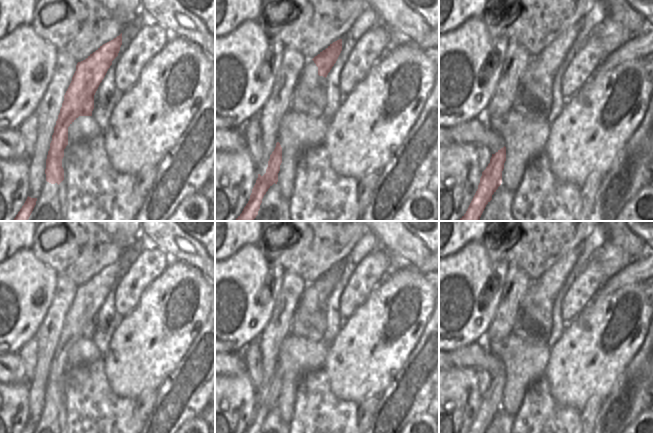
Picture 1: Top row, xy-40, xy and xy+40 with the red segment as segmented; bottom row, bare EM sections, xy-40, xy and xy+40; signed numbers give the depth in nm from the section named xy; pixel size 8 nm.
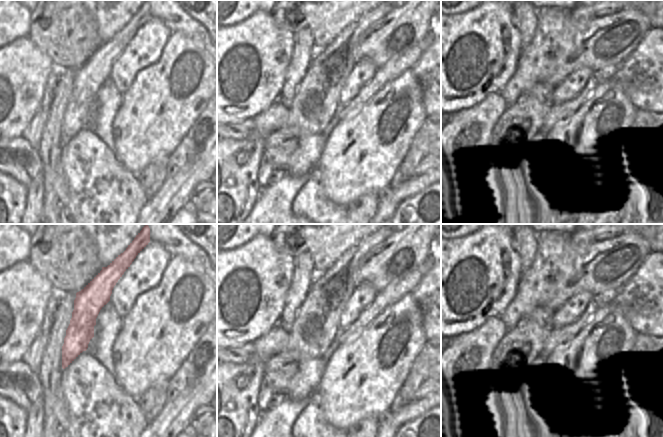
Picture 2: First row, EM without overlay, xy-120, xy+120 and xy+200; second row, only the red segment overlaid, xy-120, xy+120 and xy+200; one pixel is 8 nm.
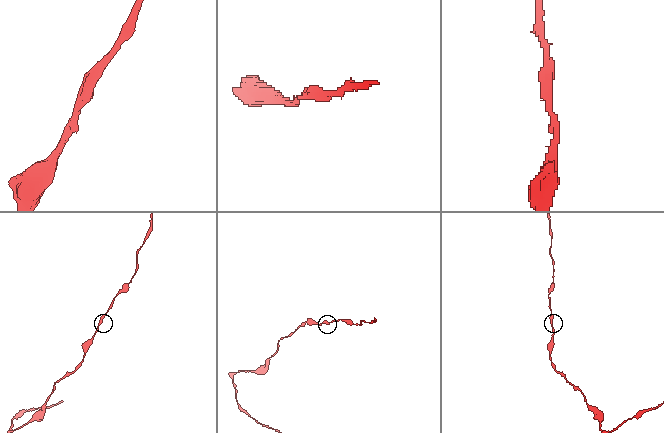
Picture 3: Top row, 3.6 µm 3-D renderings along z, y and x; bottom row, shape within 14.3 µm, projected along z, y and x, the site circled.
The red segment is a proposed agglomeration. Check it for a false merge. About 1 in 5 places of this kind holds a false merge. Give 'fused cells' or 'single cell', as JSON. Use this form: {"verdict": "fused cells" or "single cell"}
{"verdict": "single cell"}

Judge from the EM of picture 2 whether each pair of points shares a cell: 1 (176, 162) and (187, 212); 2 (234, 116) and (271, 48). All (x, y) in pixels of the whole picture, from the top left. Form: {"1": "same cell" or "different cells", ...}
{"1": "different cells", "2": "same cell"}

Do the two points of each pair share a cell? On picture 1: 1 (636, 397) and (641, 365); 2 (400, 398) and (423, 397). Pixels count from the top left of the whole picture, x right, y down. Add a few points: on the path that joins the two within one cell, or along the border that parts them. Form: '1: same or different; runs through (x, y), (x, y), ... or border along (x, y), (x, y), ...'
1: same; runs through (636, 389), (636, 379), (640, 373)
2: same; runs through (406, 397), (417, 397)

